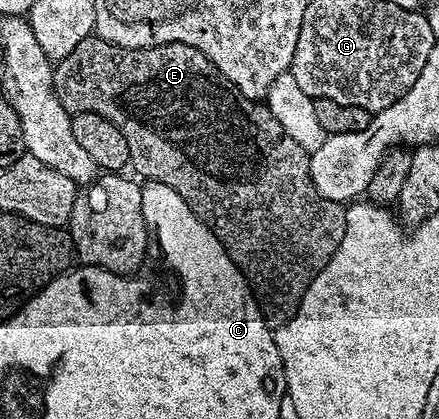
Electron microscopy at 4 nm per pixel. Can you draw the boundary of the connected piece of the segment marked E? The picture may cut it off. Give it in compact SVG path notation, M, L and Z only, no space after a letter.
M91 34L67 57L63 57L53 69L53 92L59 97L63 109L69 112L70 116L79 113L99 113L99 117L107 117L127 137L127 149L129 150L129 162L132 170L137 170L142 175L142 180L151 183L162 183L171 185L187 201L187 205L193 212L201 218L219 237L223 249L227 249L230 263L237 266L240 278L244 279L251 293L257 302L257 308L265 319L265 324L270 329L276 329L291 321L291 317L299 309L301 298L305 296L306 289L311 285L311 281L319 272L331 261L335 249L339 249L339 241L343 241L345 232L345 207L335 201L327 201L319 195L312 183L309 181L309 157L310 152L304 151L289 134L287 128L279 125L279 121L269 112L268 106L264 102L249 99L219 69L215 69L213 62L199 49L191 45L182 43L165 43L162 47L117 47L113 43L108 43L97 38L96 34Z

